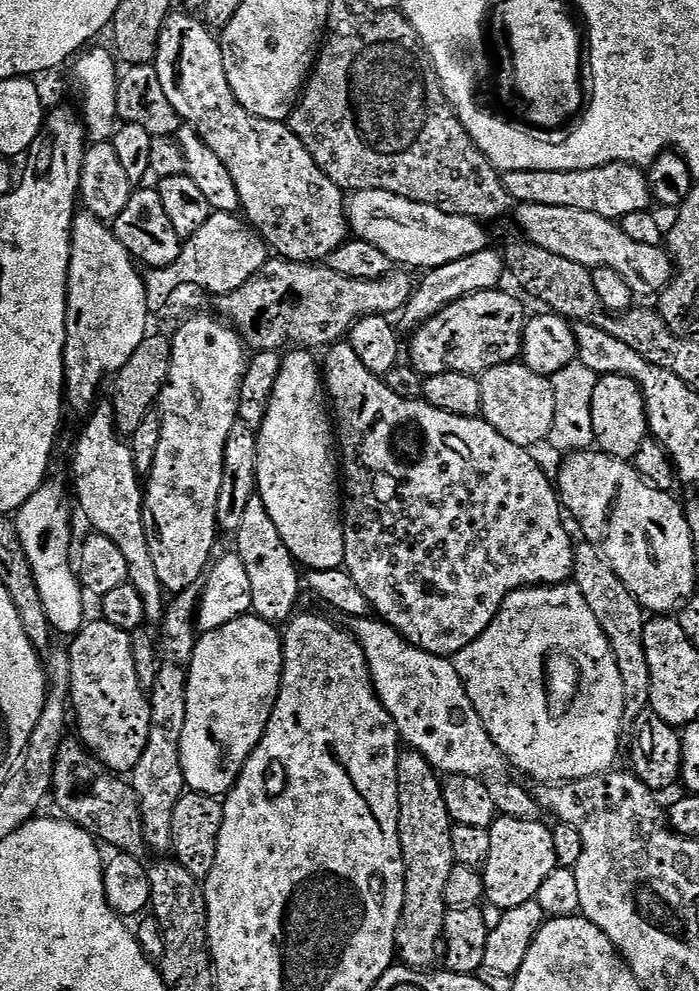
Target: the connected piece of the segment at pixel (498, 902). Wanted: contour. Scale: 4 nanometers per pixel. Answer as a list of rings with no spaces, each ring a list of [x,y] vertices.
[[[497,815],[488,829],[490,858],[486,858],[482,869],[487,903],[503,910],[536,899],[542,882],[546,882],[546,878],[550,878],[550,874],[558,867],[556,840],[544,823],[543,819],[523,820]]]

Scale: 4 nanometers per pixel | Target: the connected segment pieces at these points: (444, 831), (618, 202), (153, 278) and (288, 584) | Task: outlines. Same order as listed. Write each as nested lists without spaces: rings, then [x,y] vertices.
[[[404,750],[400,753],[398,806],[398,838],[404,859],[404,901],[402,918],[398,918],[396,950],[407,967],[428,970],[442,960],[444,919],[449,910],[444,901],[446,882],[457,862],[450,843],[453,822],[446,810],[446,798],[442,798],[442,780],[421,752]]]
[[[603,164],[577,172],[514,170],[503,173],[502,179],[509,201],[517,205],[566,206],[574,210],[586,210],[590,214],[598,214],[617,222],[626,214],[647,212],[654,204],[645,169],[634,164]]]
[[[213,212],[206,220],[206,225],[181,243],[176,262],[168,267],[151,268],[145,271],[144,289],[149,315],[163,315],[170,295],[174,294],[179,286],[198,286],[201,291],[207,293],[209,291],[212,296],[228,295],[256,276],[269,258],[268,245],[250,224],[235,213]]]
[[[258,494],[250,498],[242,523],[234,534],[234,540],[235,555],[242,558],[242,566],[246,566],[246,575],[250,577],[252,612],[277,626],[291,620],[297,611],[296,603],[300,600],[302,572],[290,554],[286,542],[282,542],[282,534],[278,534],[278,528]]]

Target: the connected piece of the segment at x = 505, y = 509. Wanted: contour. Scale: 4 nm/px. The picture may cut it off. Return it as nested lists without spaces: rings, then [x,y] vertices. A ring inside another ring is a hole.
[[[348,343],[340,348],[340,393],[330,400],[330,408],[334,413],[334,432],[338,437],[338,452],[342,457],[342,523],[344,526],[344,562],[348,577],[366,594],[369,609],[379,619],[386,621],[394,630],[398,630],[406,640],[422,650],[435,656],[455,658],[470,642],[474,642],[494,622],[500,613],[502,602],[511,592],[529,586],[551,586],[567,584],[573,579],[576,568],[577,549],[572,548],[572,536],[564,529],[565,517],[557,489],[548,481],[546,473],[531,455],[529,449],[514,446],[514,442],[502,438],[494,426],[490,426],[480,416],[459,416],[446,414],[446,410],[438,410],[430,406],[423,398],[407,400],[399,396],[381,377],[370,374],[358,354]]]

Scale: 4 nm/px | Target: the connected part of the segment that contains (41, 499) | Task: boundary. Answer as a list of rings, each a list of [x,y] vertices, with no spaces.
[[[53,478],[45,479],[44,483],[41,484],[39,490],[37,490],[34,494],[30,494],[30,498],[24,505],[21,506],[15,513],[14,519],[16,522],[16,529],[18,530],[18,538],[22,542],[22,550],[26,550],[26,558],[30,562],[30,566],[34,570],[34,582],[38,582],[38,594],[42,594],[42,606],[46,606],[46,618],[52,624],[53,629],[57,633],[60,632],[65,638],[71,638],[76,635],[77,632],[80,631],[81,628],[84,627],[86,623],[86,617],[84,617],[84,600],[86,601],[86,593],[83,588],[80,587],[80,577],[74,571],[74,544],[72,548],[72,512],[74,516],[74,508],[70,503],[70,488],[67,483],[64,484],[60,480],[52,480]]]

